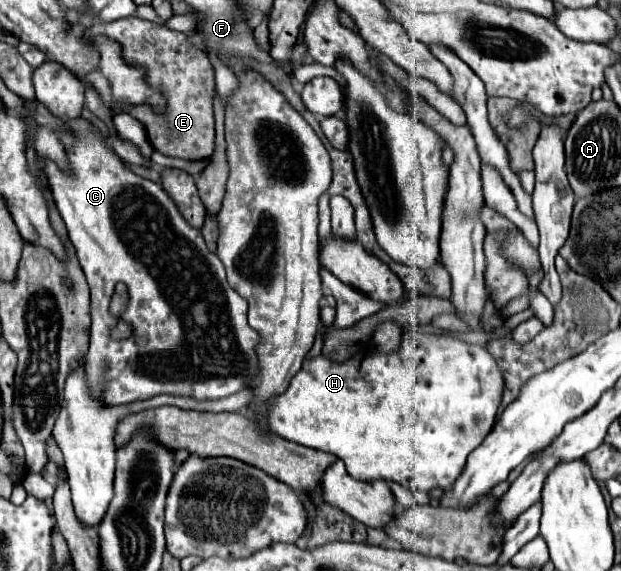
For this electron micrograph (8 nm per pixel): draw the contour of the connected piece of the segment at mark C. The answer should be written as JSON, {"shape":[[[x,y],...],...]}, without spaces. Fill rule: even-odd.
{"shape":[[[83,117],[63,121],[63,125],[67,125],[69,135],[73,137],[73,143],[65,147],[71,169],[63,171],[55,161],[43,163],[53,199],[67,225],[69,239],[75,245],[81,269],[91,289],[91,341],[87,373],[95,393],[101,395],[107,405],[121,405],[151,399],[161,393],[191,397],[197,401],[215,401],[245,389],[261,371],[257,355],[261,337],[253,327],[249,327],[245,313],[247,301],[243,301],[243,297],[227,285],[225,269],[219,257],[207,249],[201,231],[187,223],[175,201],[171,201],[161,185],[137,175],[125,165],[125,161],[107,145],[99,127]],[[117,283],[125,283],[131,295],[129,309],[121,315],[131,329],[131,337],[127,339],[111,337],[111,331],[117,327],[117,319],[109,315],[109,301]],[[189,287],[195,287],[195,295],[189,293]],[[183,297],[187,297],[189,303],[187,311],[181,307]]]}

